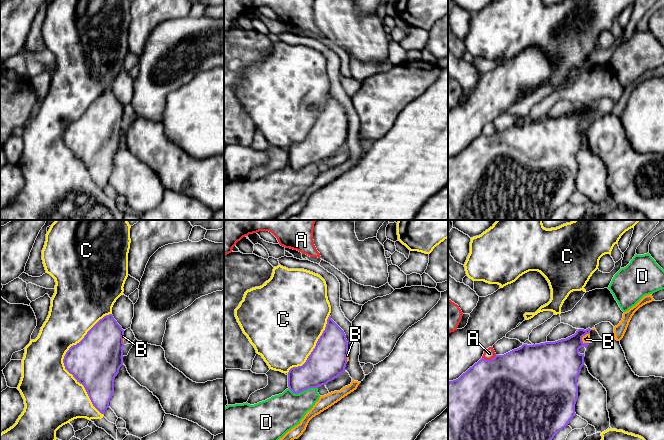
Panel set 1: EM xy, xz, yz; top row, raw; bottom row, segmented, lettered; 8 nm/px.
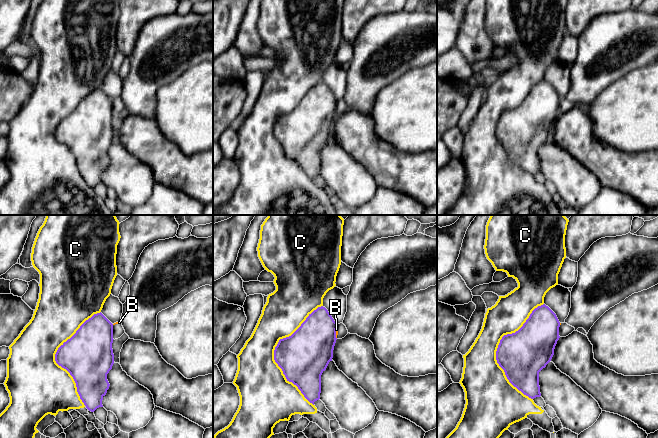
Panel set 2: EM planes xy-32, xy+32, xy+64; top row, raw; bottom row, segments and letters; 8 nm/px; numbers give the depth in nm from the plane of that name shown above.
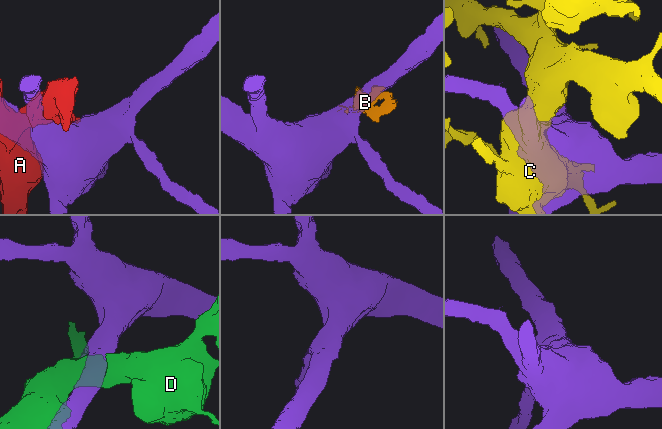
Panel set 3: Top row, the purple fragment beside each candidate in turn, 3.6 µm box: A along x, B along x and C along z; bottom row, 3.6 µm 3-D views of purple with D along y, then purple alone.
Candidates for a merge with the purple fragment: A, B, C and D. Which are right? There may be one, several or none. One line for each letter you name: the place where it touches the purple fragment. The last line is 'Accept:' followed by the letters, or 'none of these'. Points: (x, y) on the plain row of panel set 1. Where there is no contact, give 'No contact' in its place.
Accept: none of these

